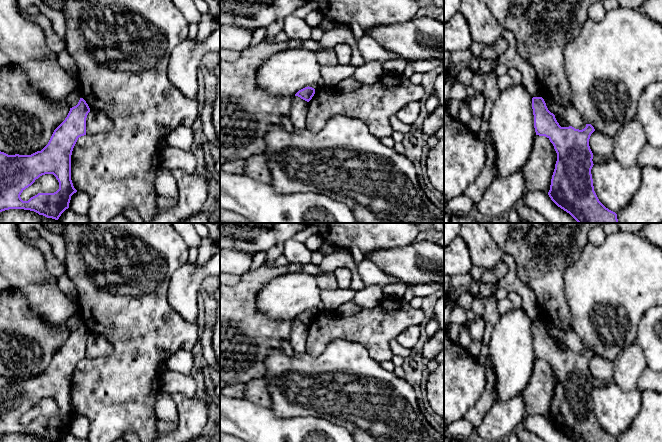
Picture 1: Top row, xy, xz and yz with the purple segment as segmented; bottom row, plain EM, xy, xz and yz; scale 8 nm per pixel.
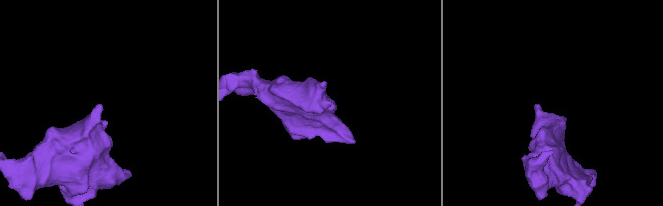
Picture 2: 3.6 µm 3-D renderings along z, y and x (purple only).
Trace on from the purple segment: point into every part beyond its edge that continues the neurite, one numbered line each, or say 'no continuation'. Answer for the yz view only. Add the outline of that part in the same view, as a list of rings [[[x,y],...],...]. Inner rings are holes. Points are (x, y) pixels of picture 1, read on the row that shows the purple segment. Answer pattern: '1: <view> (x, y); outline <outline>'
no continuation

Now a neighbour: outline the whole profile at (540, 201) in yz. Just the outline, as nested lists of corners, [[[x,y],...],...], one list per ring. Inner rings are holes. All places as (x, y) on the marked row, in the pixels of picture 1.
[[[526,190],[517,205],[533,208],[542,214],[549,223],[578,223],[569,213],[558,207],[548,193]]]

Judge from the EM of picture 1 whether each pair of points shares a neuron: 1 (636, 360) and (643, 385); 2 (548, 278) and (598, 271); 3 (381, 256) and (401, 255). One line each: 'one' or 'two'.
1: two
2: two
3: one

